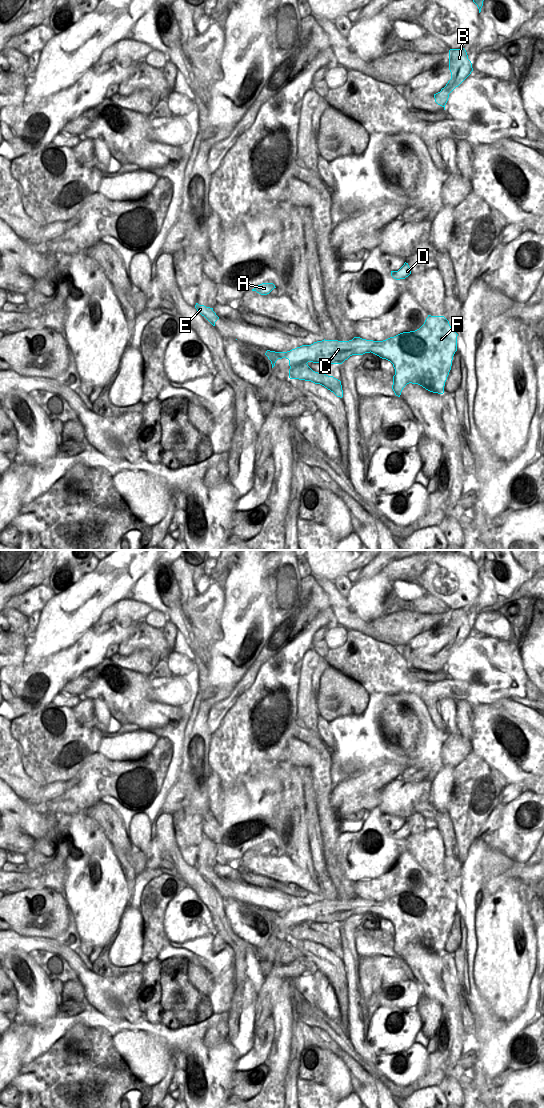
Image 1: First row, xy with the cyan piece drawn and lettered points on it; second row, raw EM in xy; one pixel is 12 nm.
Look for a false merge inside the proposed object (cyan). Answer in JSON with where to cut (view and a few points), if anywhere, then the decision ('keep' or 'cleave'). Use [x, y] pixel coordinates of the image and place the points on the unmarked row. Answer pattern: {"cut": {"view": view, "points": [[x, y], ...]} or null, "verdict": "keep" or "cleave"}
{"cut": {"view": "xy", "points": [[306, 922], [290, 927]]}, "verdict": "cleave"}

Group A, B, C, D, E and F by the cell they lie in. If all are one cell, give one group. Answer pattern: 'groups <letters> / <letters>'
groups A B C D F / E

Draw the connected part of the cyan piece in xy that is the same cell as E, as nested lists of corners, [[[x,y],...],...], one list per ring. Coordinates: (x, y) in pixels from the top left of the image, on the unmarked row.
[[[196,863],[195,868],[197,871],[204,876],[213,886],[215,886],[215,882],[219,879],[216,873],[213,871],[213,868],[206,867],[204,865],[199,865]]]

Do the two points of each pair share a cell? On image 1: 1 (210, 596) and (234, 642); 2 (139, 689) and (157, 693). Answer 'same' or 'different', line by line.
1: different
2: different

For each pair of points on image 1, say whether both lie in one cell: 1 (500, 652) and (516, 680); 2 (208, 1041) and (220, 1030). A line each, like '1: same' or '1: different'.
1: same
2: same

